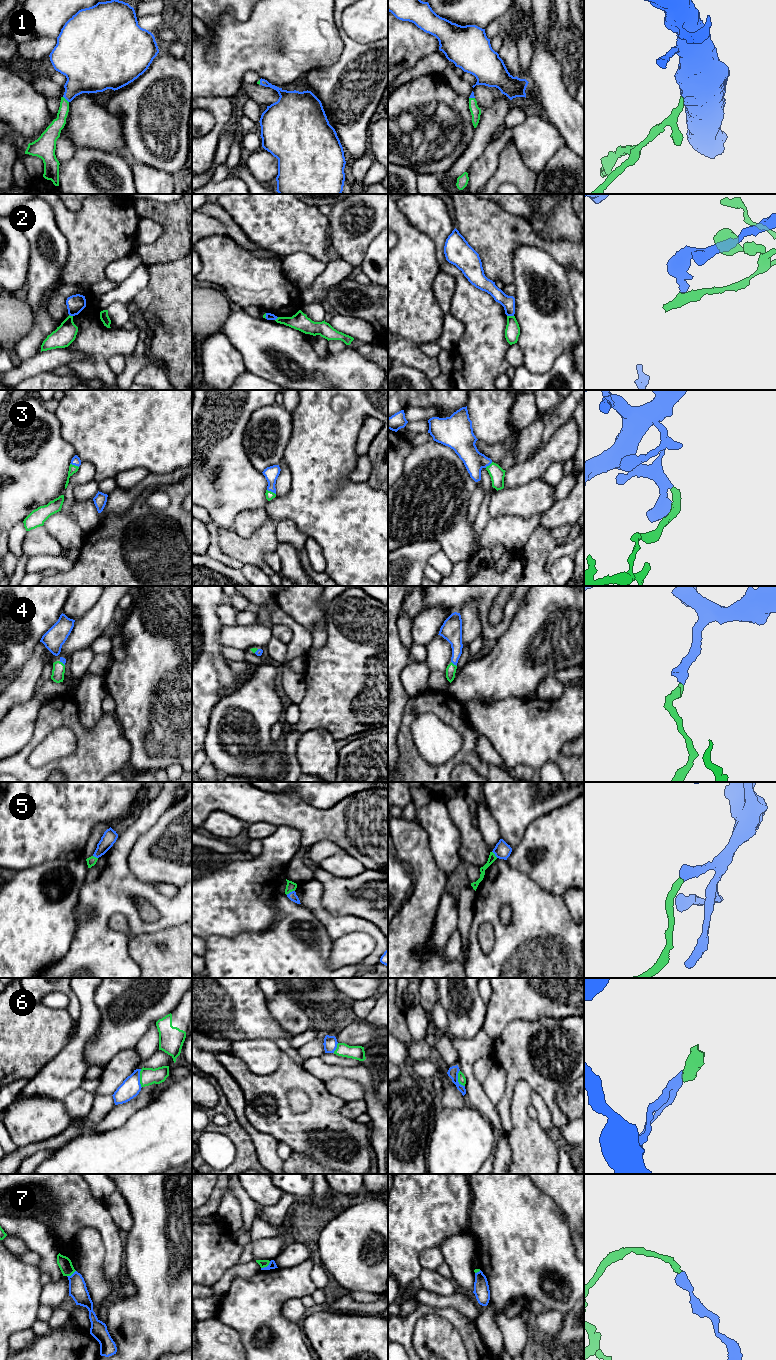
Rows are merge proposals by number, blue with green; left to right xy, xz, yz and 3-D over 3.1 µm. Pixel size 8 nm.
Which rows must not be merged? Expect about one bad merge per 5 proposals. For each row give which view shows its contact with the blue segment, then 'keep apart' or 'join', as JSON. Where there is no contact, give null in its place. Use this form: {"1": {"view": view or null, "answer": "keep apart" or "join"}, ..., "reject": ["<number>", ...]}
{"1": {"view": "xy", "answer": "join"}, "2": {"view": "yz", "answer": "keep apart"}, "3": {"view": "xy", "answer": "join"}, "4": {"view": "yz", "answer": "join"}, "5": {"view": "xz", "answer": "join"}, "6": {"view": "yz", "answer": "keep apart"}, "7": {"view": "xz", "answer": "keep apart"}, "reject": ["2", "6", "7"]}

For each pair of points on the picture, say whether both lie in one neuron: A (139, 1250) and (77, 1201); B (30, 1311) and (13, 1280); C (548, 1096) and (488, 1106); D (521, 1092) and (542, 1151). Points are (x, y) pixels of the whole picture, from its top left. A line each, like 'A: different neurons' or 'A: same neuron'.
A: different neurons
B: same neuron
C: different neurons
D: same neuron

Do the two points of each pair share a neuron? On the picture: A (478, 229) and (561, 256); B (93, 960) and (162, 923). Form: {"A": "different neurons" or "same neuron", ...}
{"A": "same neuron", "B": "same neuron"}

